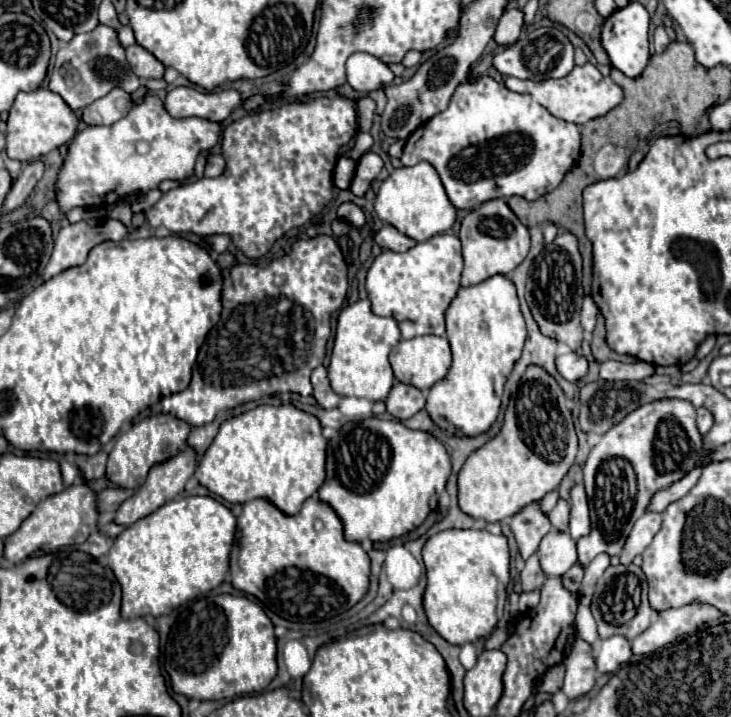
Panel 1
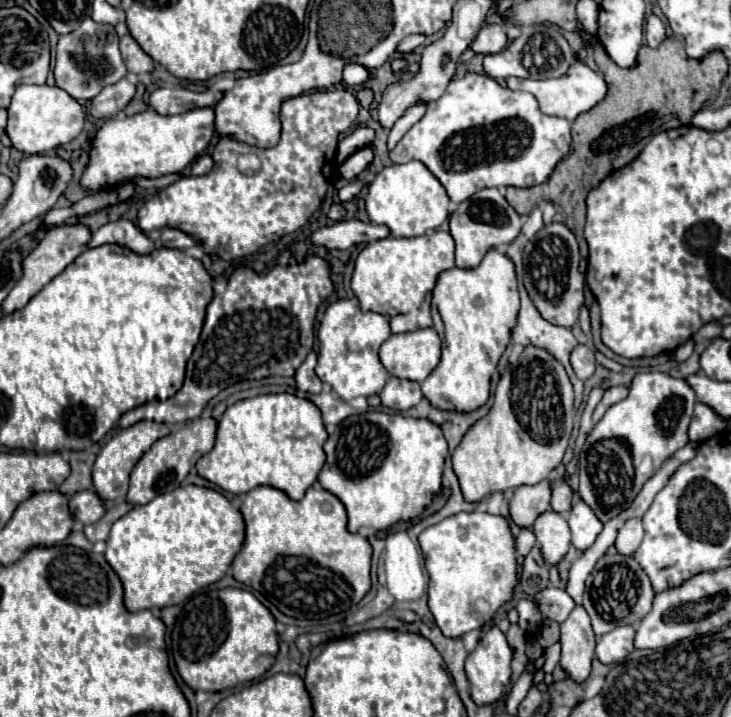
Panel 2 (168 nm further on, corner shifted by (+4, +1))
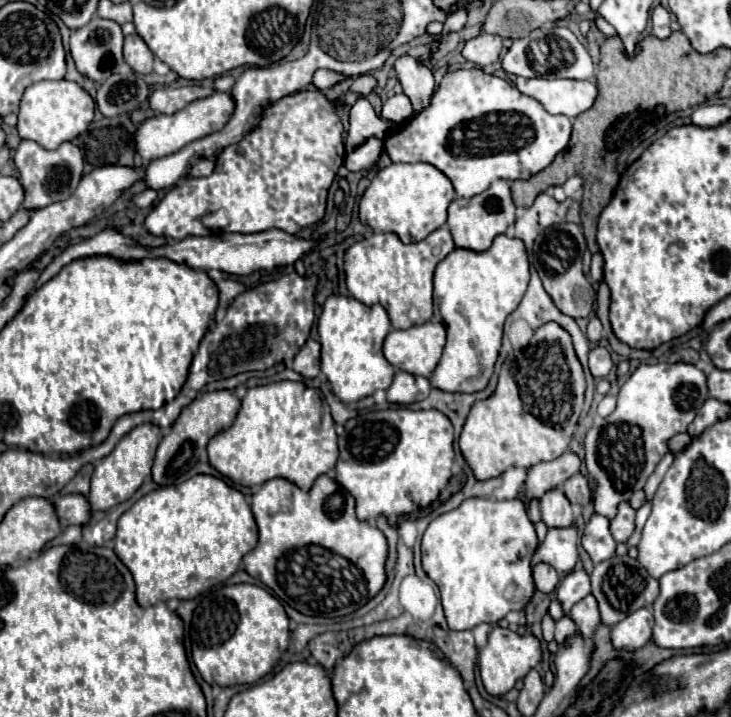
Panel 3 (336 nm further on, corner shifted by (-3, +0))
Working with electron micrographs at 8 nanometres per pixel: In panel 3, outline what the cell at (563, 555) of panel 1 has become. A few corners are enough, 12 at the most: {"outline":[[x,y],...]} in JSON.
{"outline":[[559,489],[541,497],[541,521],[547,527],[571,527],[571,503]]}

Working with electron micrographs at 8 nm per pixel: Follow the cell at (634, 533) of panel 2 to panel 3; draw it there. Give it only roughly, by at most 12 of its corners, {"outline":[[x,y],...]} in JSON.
{"outline":[[621,503],[611,521],[615,541],[625,543],[635,531],[635,511]]}

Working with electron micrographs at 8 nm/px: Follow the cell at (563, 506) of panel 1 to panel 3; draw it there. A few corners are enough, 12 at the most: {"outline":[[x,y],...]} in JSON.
{"outline":[[573,475],[563,493],[573,505],[591,501],[587,477]]}

